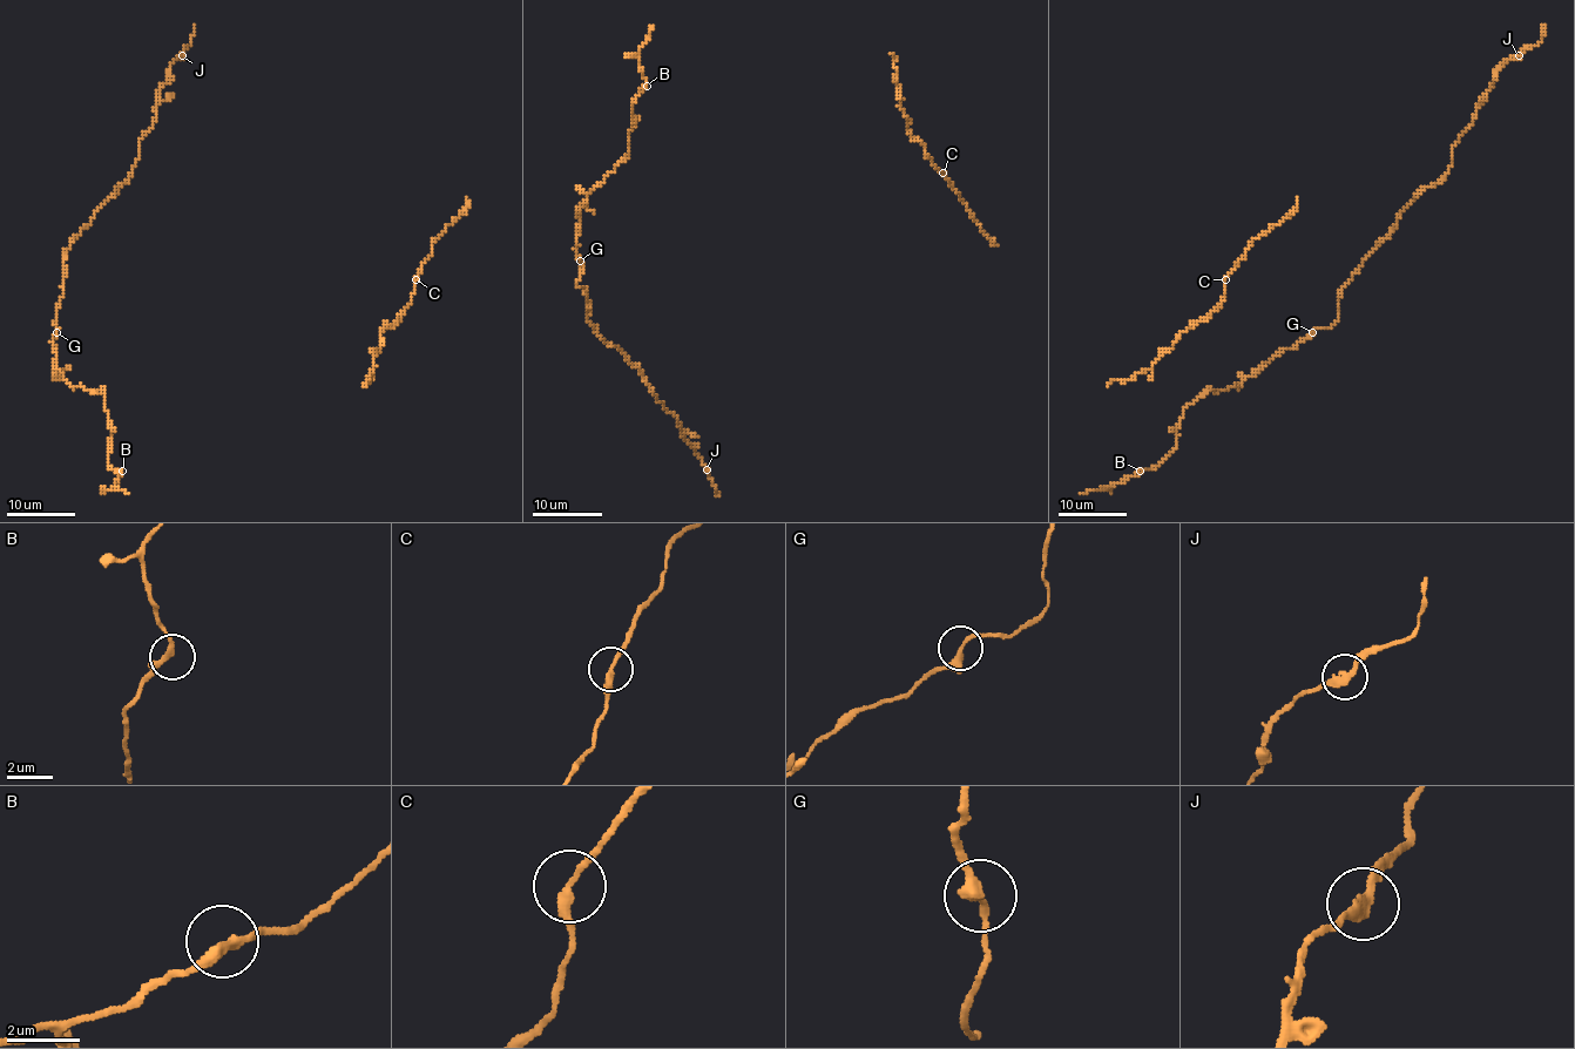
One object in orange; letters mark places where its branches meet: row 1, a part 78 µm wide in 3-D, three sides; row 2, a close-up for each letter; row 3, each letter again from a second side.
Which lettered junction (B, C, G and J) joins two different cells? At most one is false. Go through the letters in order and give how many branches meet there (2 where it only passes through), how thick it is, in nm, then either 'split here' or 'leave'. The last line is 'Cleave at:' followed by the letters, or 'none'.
B: branches 2; calibre 280 nm; leave
C: branches 2; calibre 240 nm; leave
G: branches 2; calibre 300 nm; leave
J: branches 2; calibre 240 nm; split here
Cleave at: J

